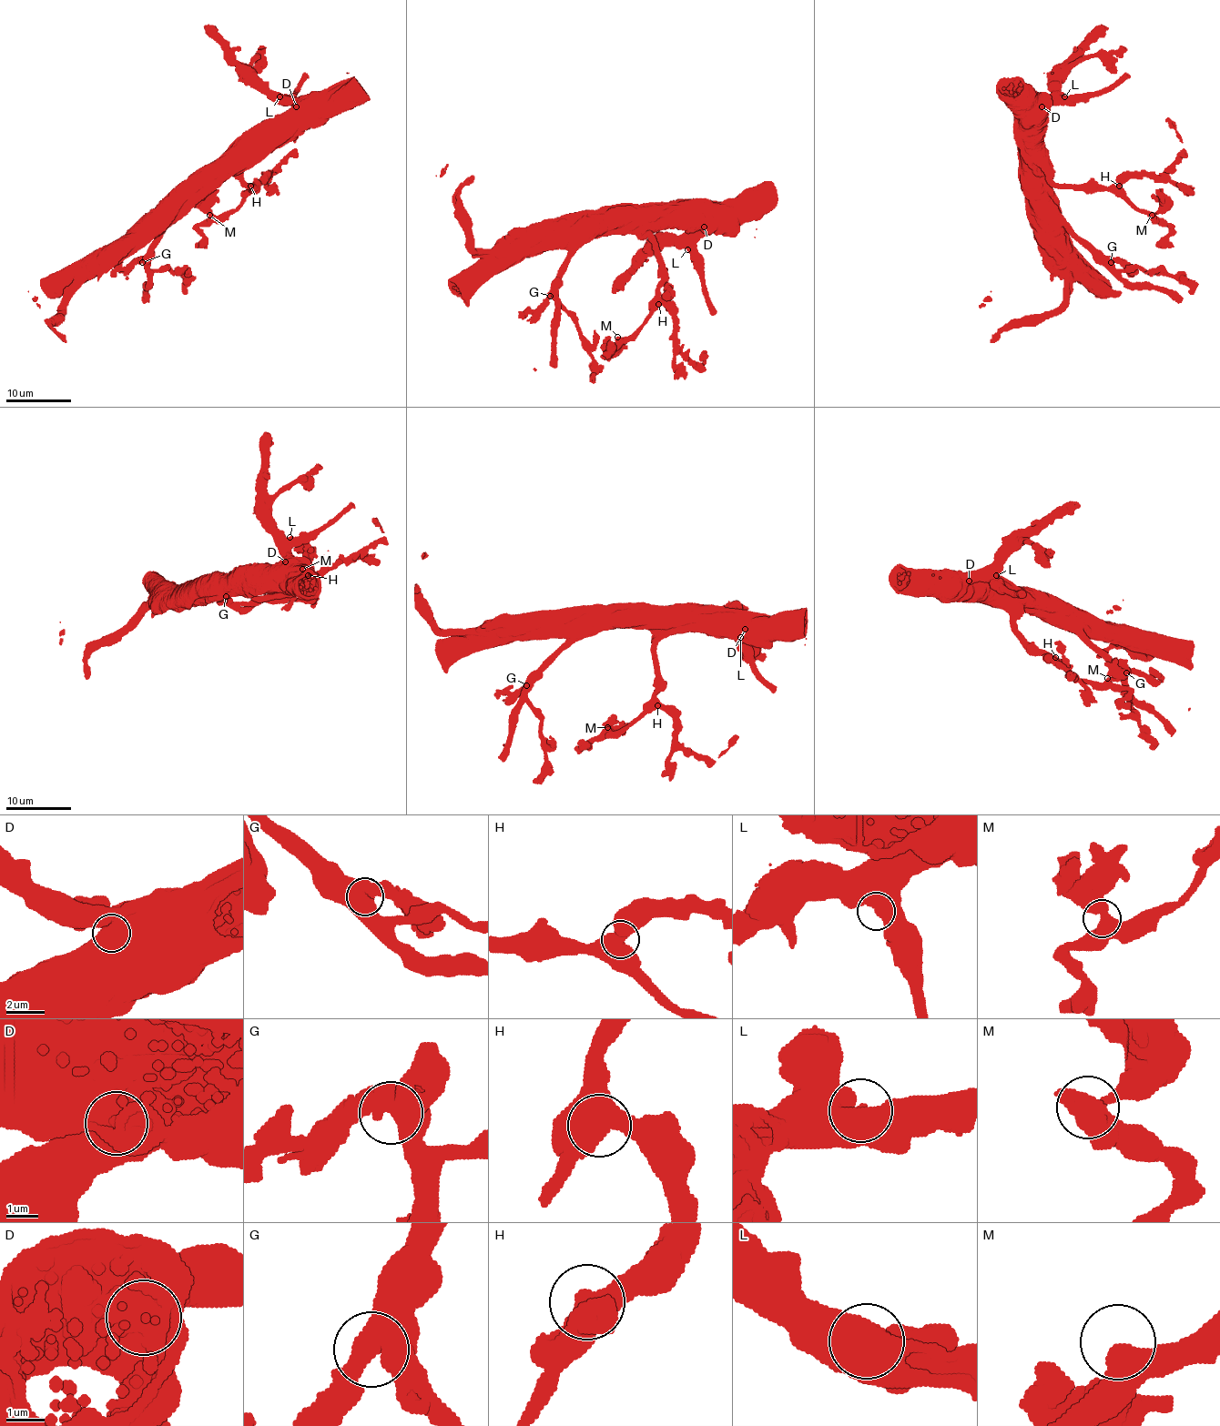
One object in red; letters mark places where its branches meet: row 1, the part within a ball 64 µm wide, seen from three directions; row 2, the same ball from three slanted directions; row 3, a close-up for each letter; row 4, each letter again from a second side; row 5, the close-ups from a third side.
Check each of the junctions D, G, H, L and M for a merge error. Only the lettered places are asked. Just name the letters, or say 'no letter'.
no letter

